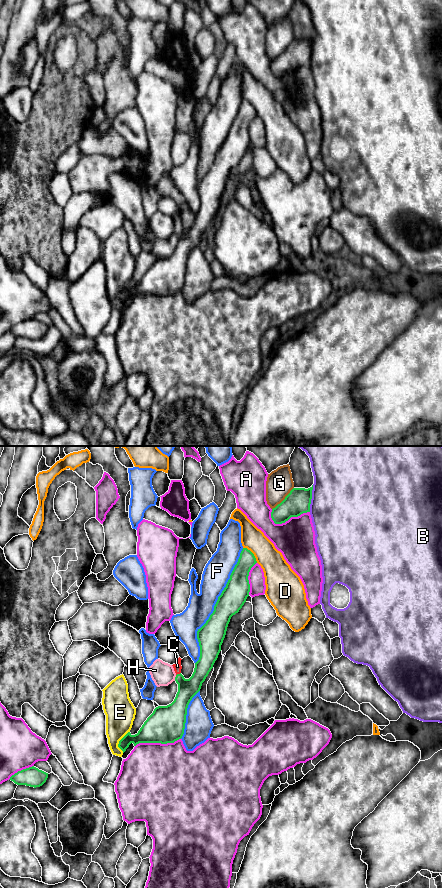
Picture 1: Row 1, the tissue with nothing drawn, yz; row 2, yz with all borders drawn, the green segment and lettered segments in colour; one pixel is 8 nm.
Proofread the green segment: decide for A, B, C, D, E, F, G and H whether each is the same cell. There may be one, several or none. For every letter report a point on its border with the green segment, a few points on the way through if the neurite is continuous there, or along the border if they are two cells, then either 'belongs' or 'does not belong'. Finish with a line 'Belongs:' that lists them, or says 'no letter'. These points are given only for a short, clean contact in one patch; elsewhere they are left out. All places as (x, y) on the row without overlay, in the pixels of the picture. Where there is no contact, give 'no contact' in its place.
A: contact yz (289, 70); does not belong
B: contact yz (311, 50); does not belong
C: contact yz (178, 226); way yz (187, 240), (180, 232), (178, 226), (177, 218); belongs
D: contact yz (252, 105); does not belong
E: contact yz (119, 294); does not belong
F: contact yz (214, 158); does not belong
G: contact yz (284, 51); does not belong
H: contact yz (175, 230); does not belong
Belongs: C

